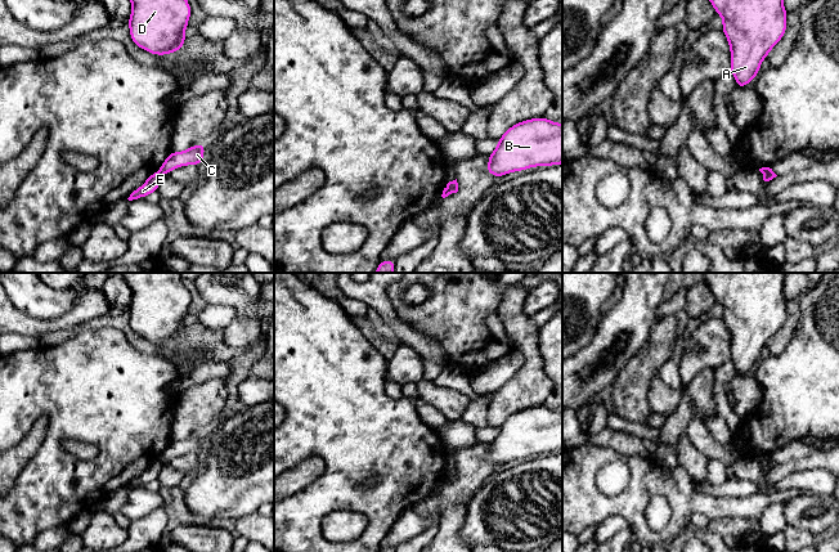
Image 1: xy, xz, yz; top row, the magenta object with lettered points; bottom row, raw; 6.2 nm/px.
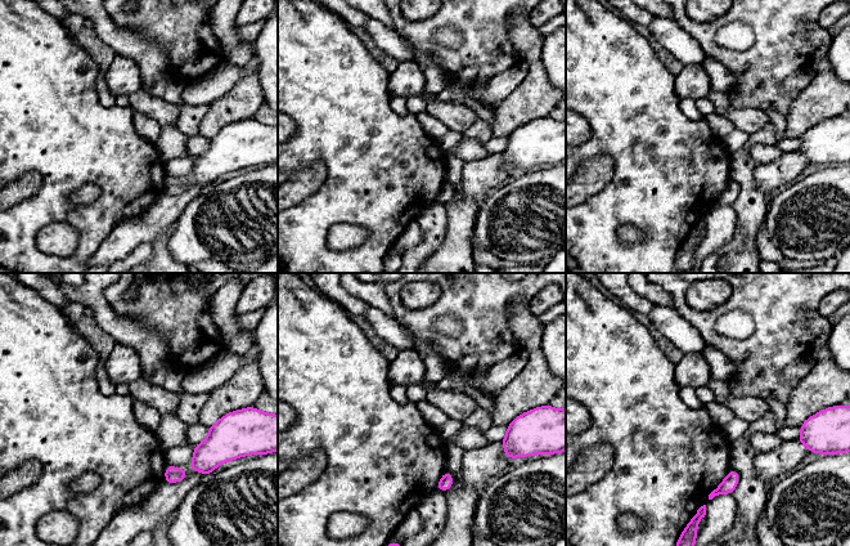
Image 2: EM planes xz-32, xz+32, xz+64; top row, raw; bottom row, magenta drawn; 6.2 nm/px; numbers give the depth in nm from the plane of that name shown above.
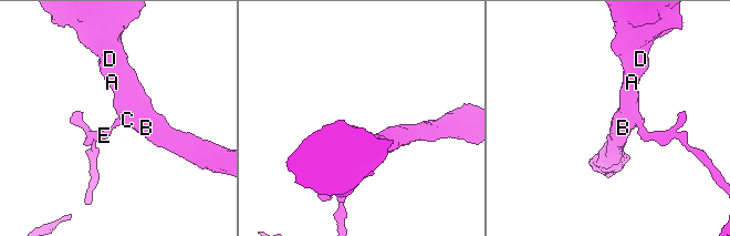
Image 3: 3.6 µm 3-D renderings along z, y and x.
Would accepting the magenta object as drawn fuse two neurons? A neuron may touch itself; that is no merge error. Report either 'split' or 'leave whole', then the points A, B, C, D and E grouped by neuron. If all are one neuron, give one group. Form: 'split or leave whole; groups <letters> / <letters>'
split; groups A B C D / E

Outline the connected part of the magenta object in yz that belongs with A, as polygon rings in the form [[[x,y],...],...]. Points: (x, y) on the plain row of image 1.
[[[703,273],[724,311],[731,337],[730,359],[736,376],[745,376],[762,349],[786,320],[782,283],[786,273]]]

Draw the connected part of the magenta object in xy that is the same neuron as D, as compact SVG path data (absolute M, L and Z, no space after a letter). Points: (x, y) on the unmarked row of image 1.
M106 273L120 275L131 288L129 306L130 326L135 333L151 342L176 341L185 332L184 319L190 305L190 293L180 273Z

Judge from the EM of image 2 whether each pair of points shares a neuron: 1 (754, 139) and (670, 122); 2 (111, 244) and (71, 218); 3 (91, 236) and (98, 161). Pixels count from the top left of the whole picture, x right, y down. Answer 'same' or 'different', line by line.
1: different
2: different
3: same

